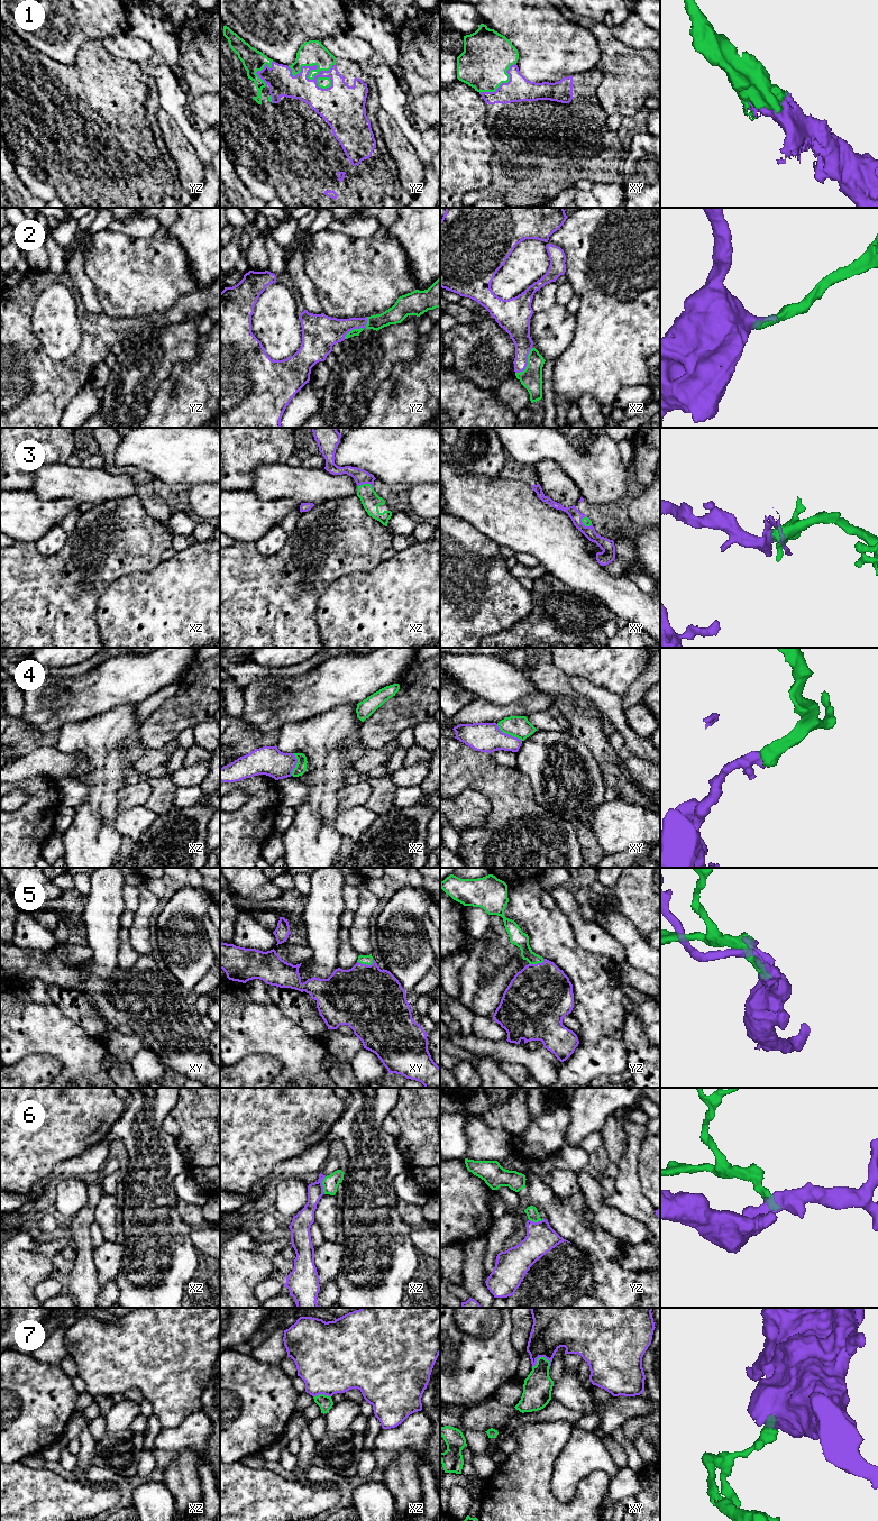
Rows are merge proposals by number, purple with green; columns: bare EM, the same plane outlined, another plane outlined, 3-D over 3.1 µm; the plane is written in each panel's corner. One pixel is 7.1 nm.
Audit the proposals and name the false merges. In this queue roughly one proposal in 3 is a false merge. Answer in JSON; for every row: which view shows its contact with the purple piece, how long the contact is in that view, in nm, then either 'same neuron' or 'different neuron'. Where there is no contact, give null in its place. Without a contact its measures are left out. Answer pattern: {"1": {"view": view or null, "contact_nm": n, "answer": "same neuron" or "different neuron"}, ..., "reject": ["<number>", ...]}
{"1": {"view": "yz", "contact_nm": 340, "answer": "same neuron"}, "2": {"view": "xz", "contact_nm": 220, "answer": "same neuron"}, "3": {"view": "xz", "contact_nm": 120, "answer": "same neuron"}, "4": {"view": "xy", "contact_nm": 220, "answer": "different neuron"}, "5": {"view": "xy", "contact_nm": 120, "answer": "same neuron"}, "6": {"view": "xz", "contact_nm": 130, "answer": "different neuron"}, "7": {"view": "xy", "contact_nm": 140, "answer": "different neuron"}, "reject": ["4", "6", "7"]}

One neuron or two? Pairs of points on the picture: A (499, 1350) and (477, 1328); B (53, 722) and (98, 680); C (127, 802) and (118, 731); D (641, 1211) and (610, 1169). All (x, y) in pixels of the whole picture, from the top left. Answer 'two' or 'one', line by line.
A: two
B: one
C: two
D: two

